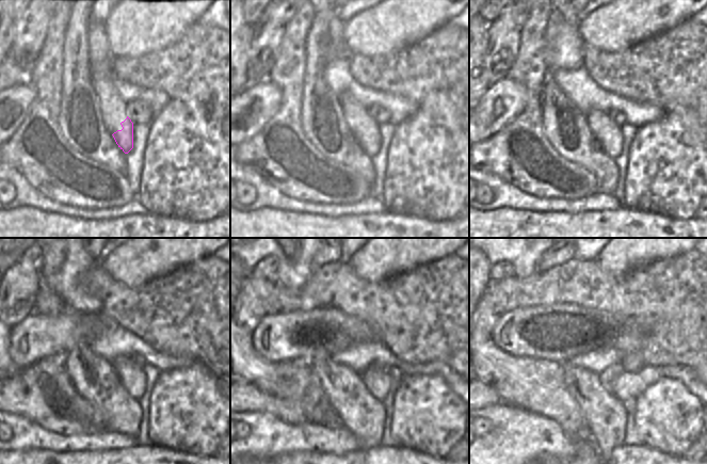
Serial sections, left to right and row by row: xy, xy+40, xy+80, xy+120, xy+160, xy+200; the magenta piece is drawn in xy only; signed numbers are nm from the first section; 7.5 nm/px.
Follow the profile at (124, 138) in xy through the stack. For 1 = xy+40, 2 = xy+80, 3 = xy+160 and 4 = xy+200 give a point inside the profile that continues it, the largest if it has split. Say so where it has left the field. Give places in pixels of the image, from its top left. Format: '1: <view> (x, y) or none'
1: xy+40 (369, 138)
2: xy+80 (609, 137)
3: xy+160 (378, 382)
4: xy+200 (627, 385)

